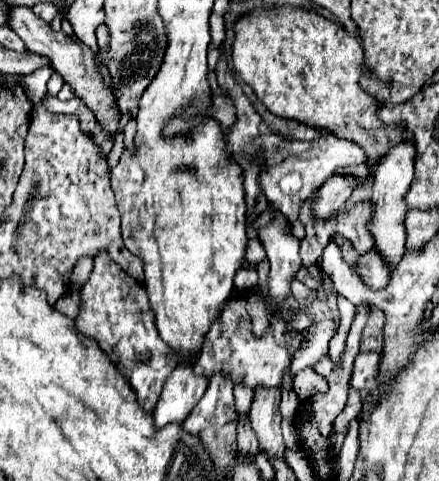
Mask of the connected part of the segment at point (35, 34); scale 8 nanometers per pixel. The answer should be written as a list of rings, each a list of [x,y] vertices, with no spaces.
[[[11,5],[9,11],[7,11],[7,25],[23,39],[25,47],[31,51],[31,53],[39,53],[39,55],[45,55],[51,59],[51,67],[61,73],[61,77],[65,79],[65,83],[71,85],[71,89],[75,91],[77,97],[85,99],[85,103],[91,107],[91,111],[95,113],[95,117],[105,125],[107,131],[111,131],[111,135],[117,135],[119,131],[119,119],[121,119],[121,113],[119,111],[113,111],[115,107],[115,97],[107,91],[107,87],[103,85],[101,77],[97,75],[95,71],[95,65],[93,65],[93,55],[91,55],[91,49],[87,45],[83,45],[81,41],[77,39],[71,39],[67,37],[65,33],[55,33],[49,23],[45,23],[41,17],[37,17],[29,7],[21,7],[21,5]]]

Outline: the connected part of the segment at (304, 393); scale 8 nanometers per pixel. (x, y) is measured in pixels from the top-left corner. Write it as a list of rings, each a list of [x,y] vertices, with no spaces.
[[[311,367],[309,369],[303,369],[295,375],[293,379],[293,389],[297,393],[297,397],[303,397],[307,399],[313,391],[327,391],[329,389],[329,383],[325,377],[317,375]]]

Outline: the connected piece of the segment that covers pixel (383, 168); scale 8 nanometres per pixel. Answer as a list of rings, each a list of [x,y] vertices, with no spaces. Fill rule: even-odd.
[[[405,139],[397,145],[393,145],[377,163],[375,169],[375,185],[373,185],[373,197],[371,201],[375,203],[375,213],[373,213],[373,221],[371,221],[371,231],[375,237],[375,247],[385,251],[385,255],[389,255],[389,261],[393,263],[393,267],[401,261],[403,253],[405,253],[405,193],[409,191],[413,179],[415,179],[415,143],[413,139]]]

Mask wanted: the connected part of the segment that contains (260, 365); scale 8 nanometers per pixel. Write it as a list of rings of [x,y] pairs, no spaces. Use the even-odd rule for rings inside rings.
[[[235,295],[233,299],[229,299],[221,317],[217,319],[217,323],[213,323],[213,331],[209,331],[209,337],[205,341],[205,351],[201,351],[199,361],[193,365],[193,373],[207,379],[211,379],[213,375],[223,375],[231,379],[233,385],[243,383],[249,389],[279,387],[283,381],[283,373],[289,367],[293,355],[307,345],[309,329],[299,333],[299,345],[295,349],[287,345],[277,345],[271,327],[267,327],[261,337],[255,337],[251,315],[245,309],[245,303],[247,303],[245,295]]]

